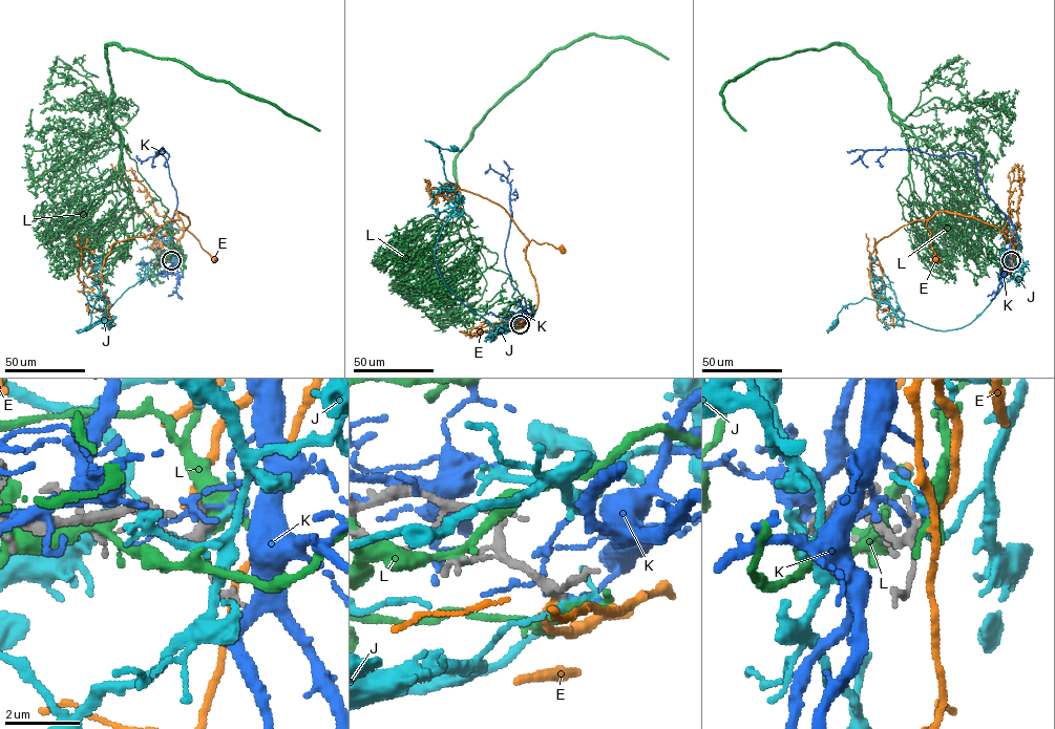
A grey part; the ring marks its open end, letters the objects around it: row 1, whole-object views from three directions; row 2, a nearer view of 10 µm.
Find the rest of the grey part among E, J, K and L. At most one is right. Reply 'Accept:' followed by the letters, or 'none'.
Accept: E

